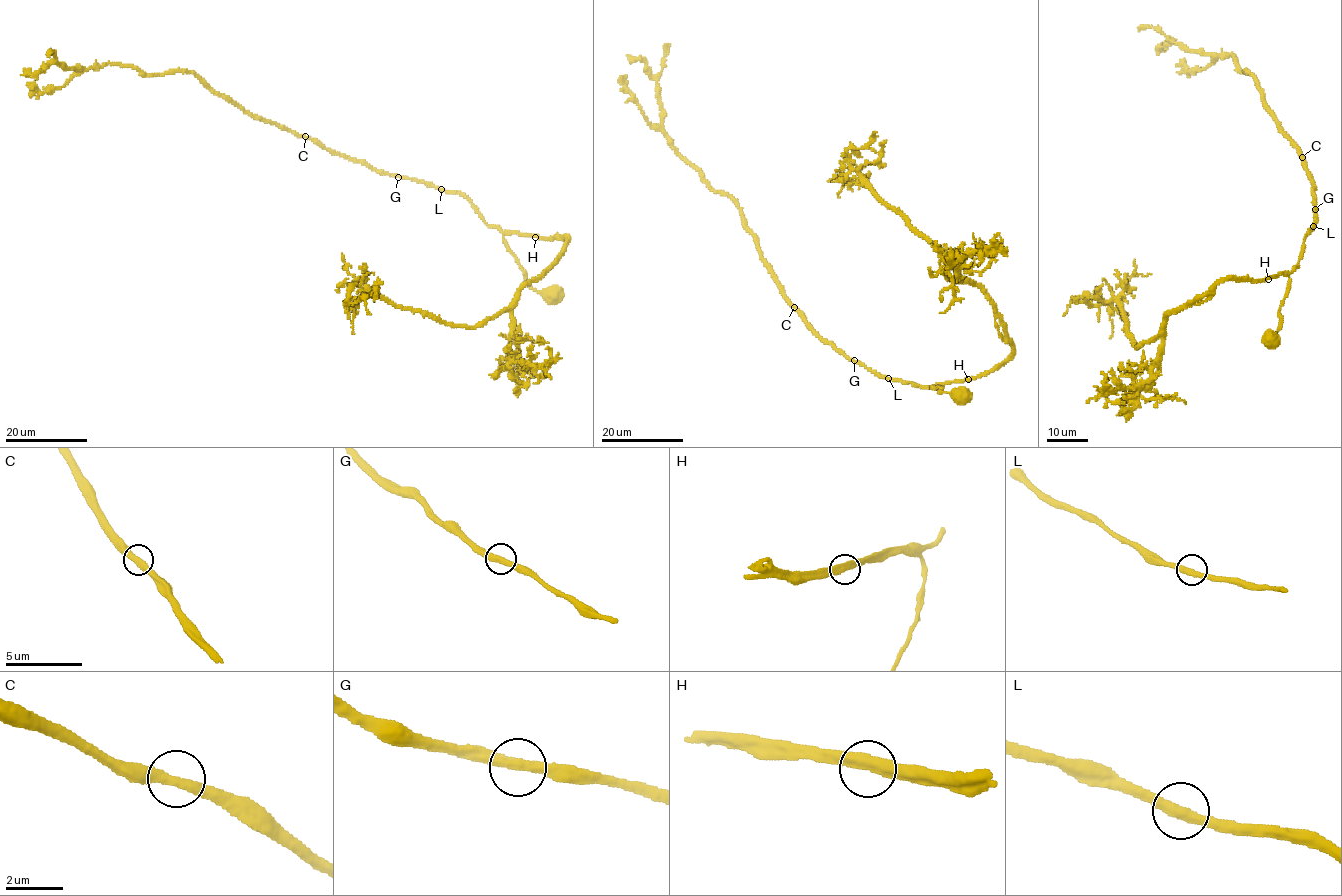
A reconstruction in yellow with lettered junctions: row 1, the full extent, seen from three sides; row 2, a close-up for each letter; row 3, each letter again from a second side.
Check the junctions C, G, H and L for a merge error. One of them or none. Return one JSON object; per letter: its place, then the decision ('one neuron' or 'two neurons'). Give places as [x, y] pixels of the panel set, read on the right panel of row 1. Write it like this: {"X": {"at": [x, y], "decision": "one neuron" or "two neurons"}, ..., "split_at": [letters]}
{"C": {"at": [1302, 157], "decision": "one neuron"}, "G": {"at": [1315, 209], "decision": "one neuron"}, "H": {"at": [1268, 279], "decision": "one neuron"}, "L": {"at": [1313, 226], "decision": "one neuron"}, "split_at": []}

